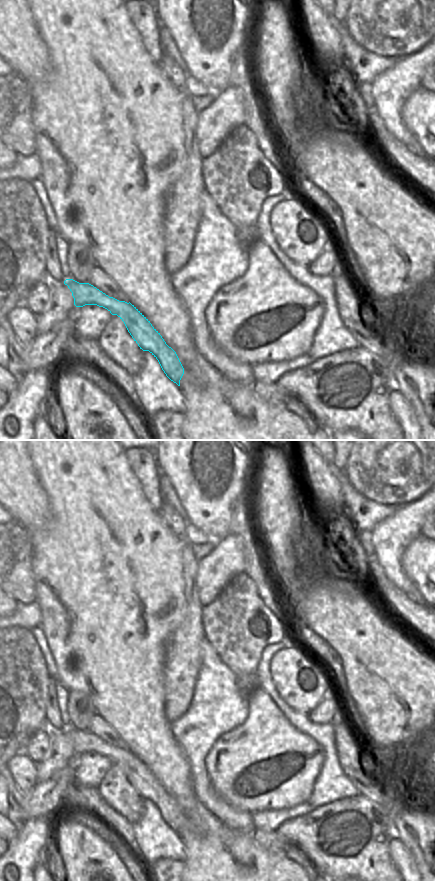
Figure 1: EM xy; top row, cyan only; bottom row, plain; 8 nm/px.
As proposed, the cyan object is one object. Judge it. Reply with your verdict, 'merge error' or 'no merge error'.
no merge error

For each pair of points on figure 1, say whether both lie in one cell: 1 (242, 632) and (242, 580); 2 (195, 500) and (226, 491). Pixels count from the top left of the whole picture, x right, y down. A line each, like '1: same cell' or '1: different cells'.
1: same cell
2: same cell

